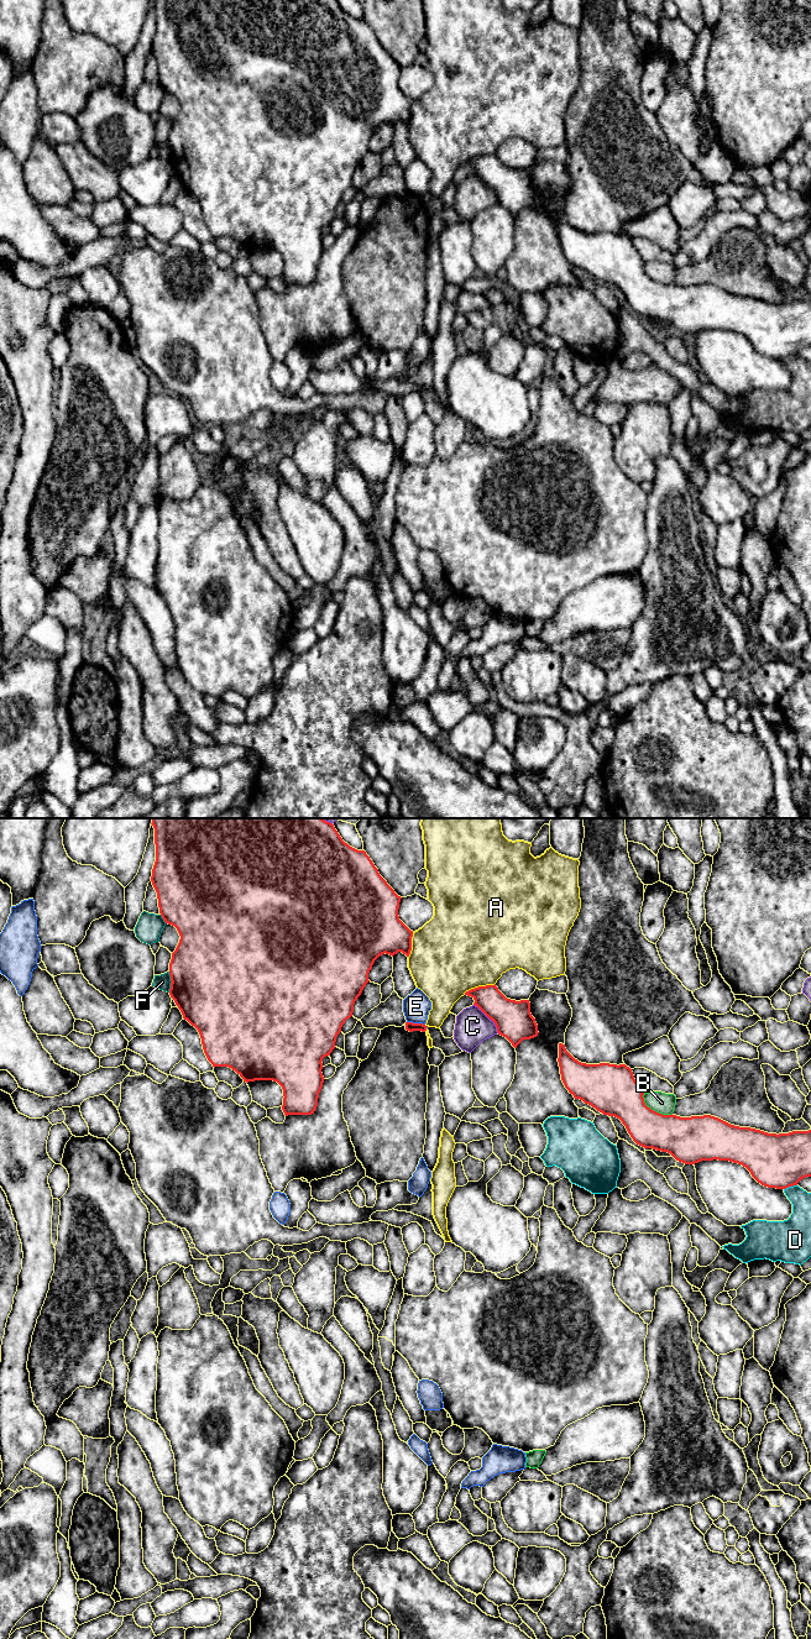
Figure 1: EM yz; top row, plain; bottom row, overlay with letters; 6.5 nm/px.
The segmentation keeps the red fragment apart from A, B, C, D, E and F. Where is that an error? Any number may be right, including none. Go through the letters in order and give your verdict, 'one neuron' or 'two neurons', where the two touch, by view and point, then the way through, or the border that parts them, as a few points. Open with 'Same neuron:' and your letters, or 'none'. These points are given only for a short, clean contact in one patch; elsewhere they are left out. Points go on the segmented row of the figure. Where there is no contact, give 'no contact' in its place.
Same neuron: none
A: two neurons; contact yz (479, 986)
B: two neurons; contact yz (653, 1110)
C: two neurons; contact yz (488, 1017)
D: two neurons; contact yz (790, 1185)
E: two neurons; contact yz (416, 1024)
F: two neurons; contact yz (171, 980)

